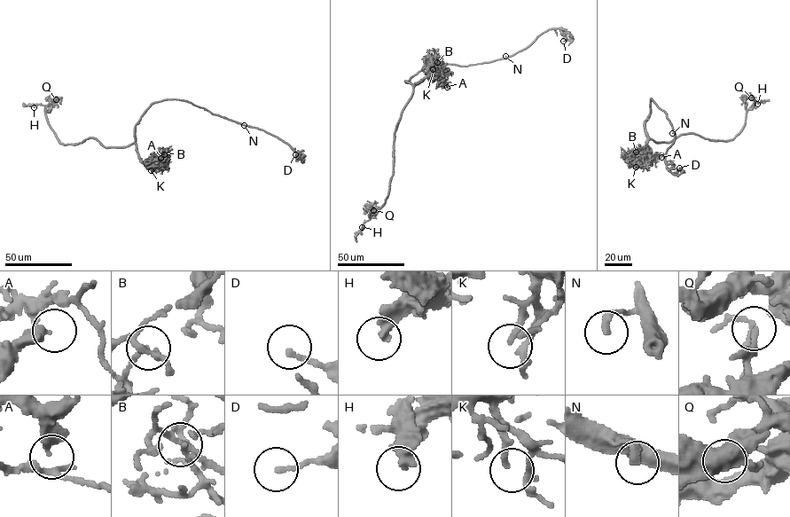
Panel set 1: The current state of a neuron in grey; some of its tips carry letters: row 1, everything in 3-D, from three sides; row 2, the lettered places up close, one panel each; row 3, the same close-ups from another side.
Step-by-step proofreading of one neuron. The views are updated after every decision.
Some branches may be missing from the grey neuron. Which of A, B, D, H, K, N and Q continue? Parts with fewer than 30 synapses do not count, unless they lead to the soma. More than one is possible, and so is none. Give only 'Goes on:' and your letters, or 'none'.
Goes on: none

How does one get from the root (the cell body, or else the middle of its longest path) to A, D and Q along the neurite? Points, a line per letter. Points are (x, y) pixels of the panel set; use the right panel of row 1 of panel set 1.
A: (647, 115), (645, 122), (646, 147), (640, 161), (661, 157)
D: (647, 115), (652, 98), (665, 112), (676, 134), (665, 157), (668, 169), (679, 175), (683, 172), (679, 168)
Q: (647, 115), (645, 134), (657, 142), (696, 133), (708, 140), (731, 139), (754, 102), (751, 97)

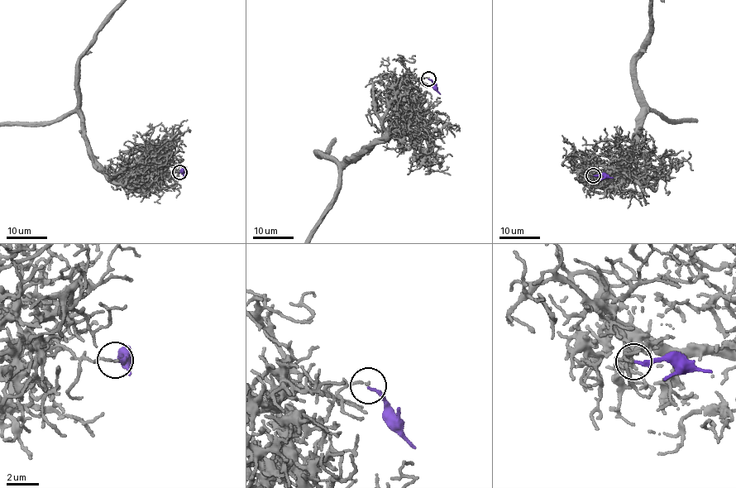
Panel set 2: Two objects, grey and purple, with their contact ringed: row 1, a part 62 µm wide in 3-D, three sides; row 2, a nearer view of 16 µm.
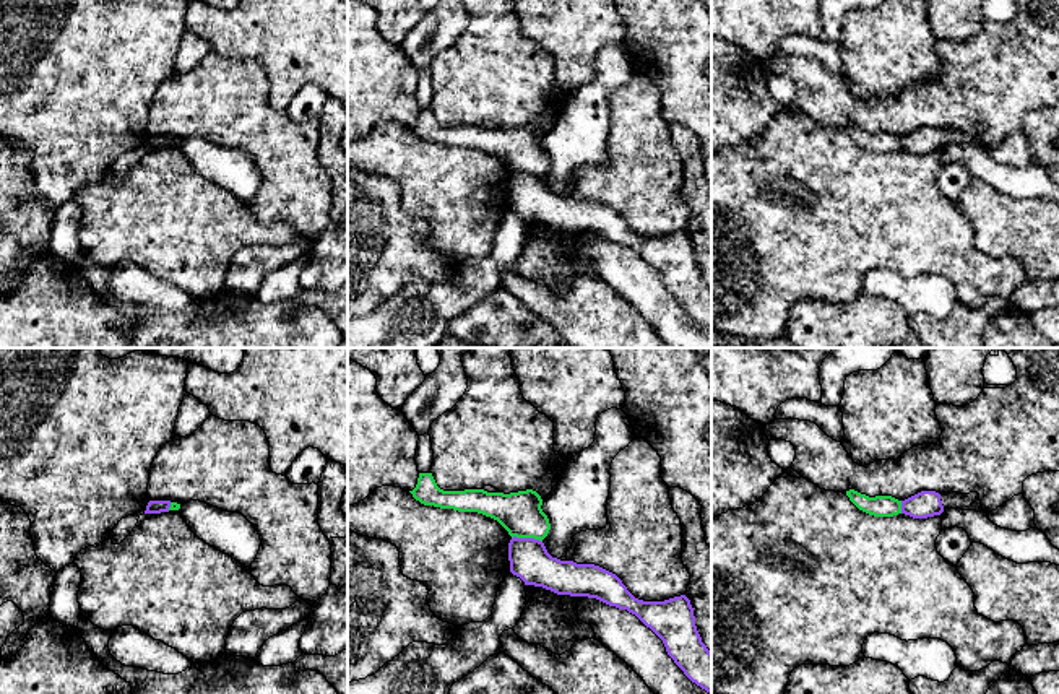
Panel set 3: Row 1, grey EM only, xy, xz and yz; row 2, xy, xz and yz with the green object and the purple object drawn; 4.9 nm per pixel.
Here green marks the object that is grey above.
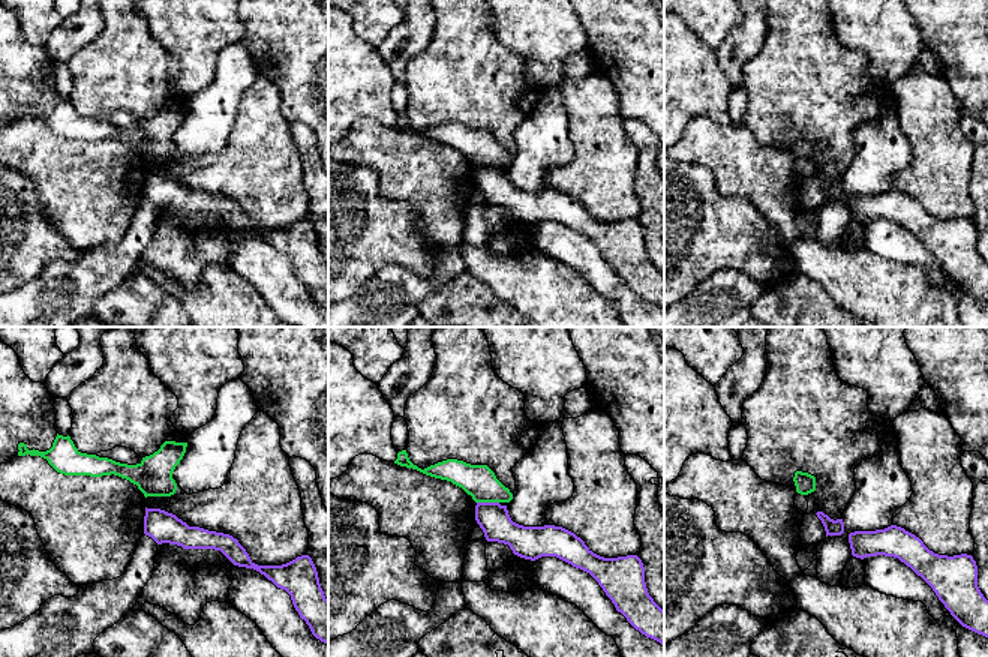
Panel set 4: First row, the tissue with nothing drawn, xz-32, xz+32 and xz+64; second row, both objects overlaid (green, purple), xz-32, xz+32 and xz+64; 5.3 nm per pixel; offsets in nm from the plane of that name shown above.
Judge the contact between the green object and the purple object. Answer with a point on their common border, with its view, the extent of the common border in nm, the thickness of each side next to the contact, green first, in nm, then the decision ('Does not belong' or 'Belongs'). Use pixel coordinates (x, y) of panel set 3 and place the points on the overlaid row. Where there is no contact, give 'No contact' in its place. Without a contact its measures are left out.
Touches green at xz (527, 537). Shared border 150 nm. Thickness 220 nm (green) against 200 nm. Does not belong

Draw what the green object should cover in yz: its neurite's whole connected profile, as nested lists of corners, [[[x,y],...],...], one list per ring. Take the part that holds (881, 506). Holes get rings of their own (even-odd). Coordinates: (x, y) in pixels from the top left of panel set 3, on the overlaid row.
[[[854,489],[846,491],[846,496],[859,510],[874,517],[893,517],[901,514],[901,501],[892,496],[869,497]]]

